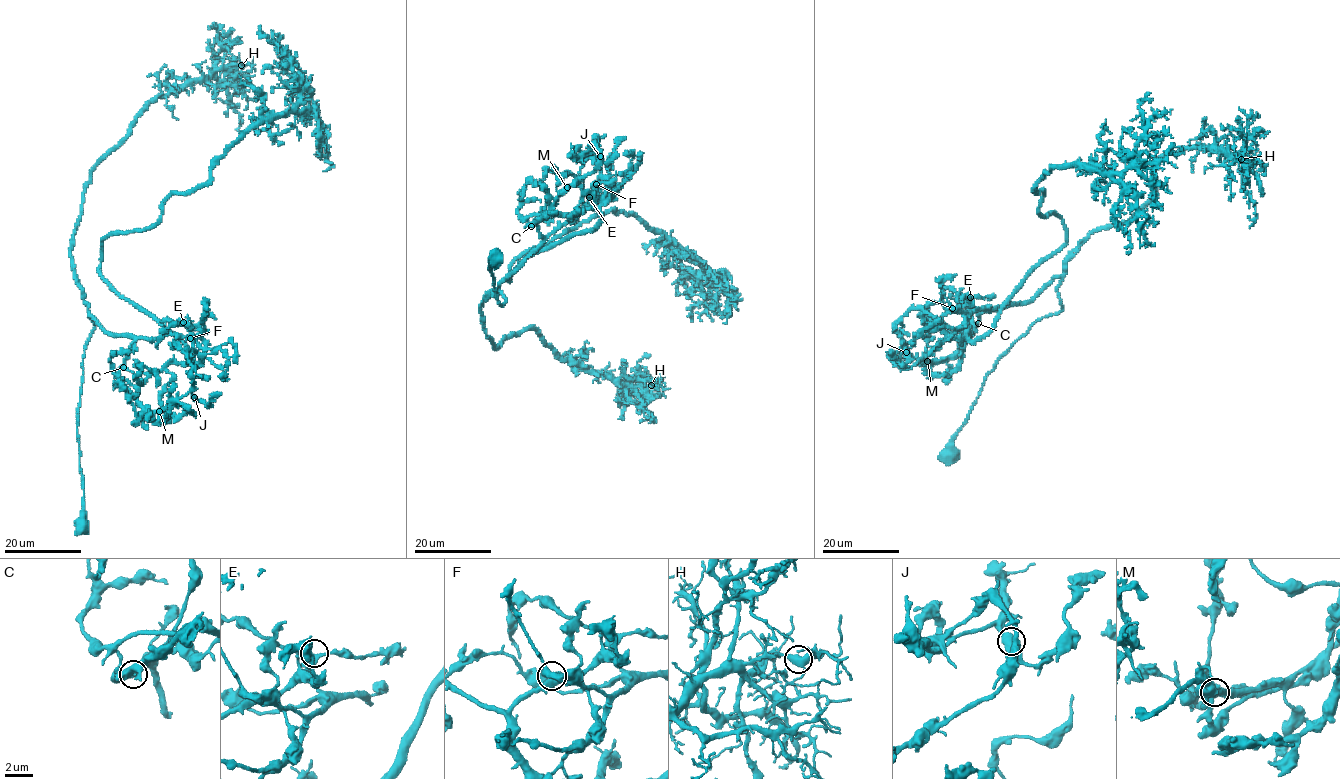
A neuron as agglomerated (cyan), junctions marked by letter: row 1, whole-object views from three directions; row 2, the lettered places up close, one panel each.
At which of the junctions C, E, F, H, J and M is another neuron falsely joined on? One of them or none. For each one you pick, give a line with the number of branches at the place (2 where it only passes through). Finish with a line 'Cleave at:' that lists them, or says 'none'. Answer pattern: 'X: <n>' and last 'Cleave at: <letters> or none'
M: 3
Cleave at: M

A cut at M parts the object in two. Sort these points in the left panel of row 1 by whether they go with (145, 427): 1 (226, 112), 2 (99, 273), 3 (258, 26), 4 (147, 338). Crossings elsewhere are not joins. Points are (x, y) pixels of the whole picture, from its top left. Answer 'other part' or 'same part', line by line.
1: same part
2: other part
3: other part
4: same part

